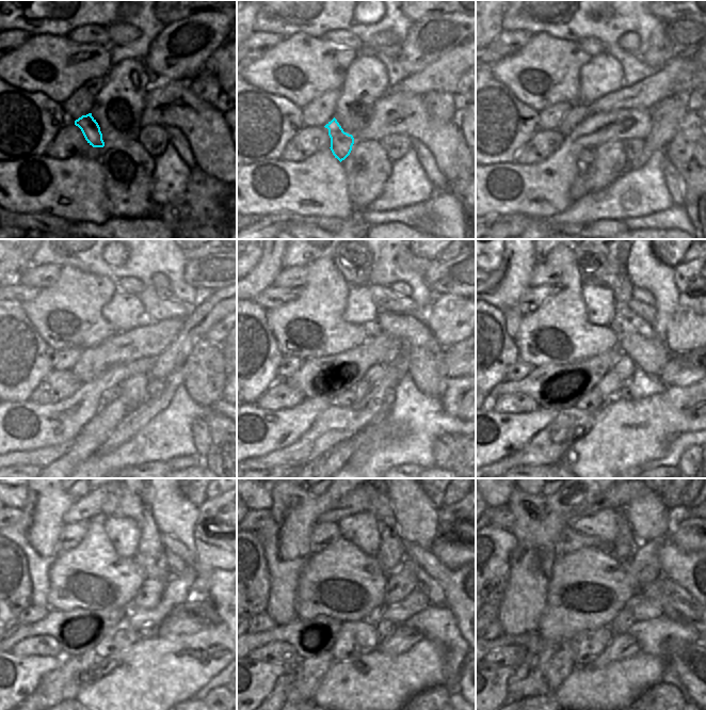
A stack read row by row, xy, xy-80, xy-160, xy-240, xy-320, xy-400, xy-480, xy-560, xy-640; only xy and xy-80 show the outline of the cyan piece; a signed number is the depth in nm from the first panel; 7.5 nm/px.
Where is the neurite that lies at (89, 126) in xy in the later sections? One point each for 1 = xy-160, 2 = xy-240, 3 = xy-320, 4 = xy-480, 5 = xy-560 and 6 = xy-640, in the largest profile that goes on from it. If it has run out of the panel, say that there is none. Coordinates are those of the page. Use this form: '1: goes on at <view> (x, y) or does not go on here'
1: goes on at xy-160 (586, 157)
2: goes on at xy-240 (112, 394)
3: goes on at xy-320 (349, 397)
4: goes on at xy-480 (123, 635)
5: goes on at xy-560 (353, 638)
6: goes on at xy-640 (587, 645)

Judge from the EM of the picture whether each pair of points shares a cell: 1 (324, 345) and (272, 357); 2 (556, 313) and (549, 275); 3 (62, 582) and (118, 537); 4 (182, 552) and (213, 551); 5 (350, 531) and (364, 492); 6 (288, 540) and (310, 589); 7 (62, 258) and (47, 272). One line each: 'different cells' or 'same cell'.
1: different cells
2: different cells
3: different cells
4: different cells
5: different cells
6: different cells
7: different cells

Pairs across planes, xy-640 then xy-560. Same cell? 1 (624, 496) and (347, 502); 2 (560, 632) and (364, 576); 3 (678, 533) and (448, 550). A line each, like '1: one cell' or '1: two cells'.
1: one cell
2: one cell
3: one cell

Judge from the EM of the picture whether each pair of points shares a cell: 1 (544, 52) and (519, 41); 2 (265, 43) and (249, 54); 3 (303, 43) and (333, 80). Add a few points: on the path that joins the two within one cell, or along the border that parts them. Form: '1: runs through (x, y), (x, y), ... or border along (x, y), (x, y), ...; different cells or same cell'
1: border along (533, 34), (518, 50), (504, 57); different cells
2: runs through (260, 43), (253, 50); same cell
3: runs through (305, 52), (323, 70); same cell

